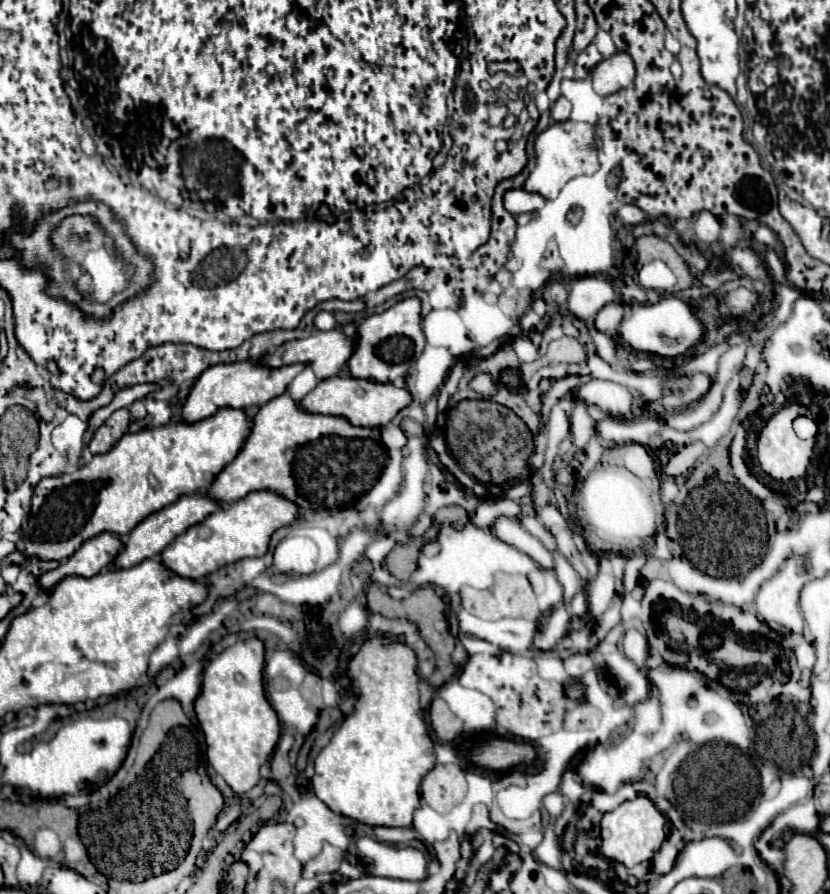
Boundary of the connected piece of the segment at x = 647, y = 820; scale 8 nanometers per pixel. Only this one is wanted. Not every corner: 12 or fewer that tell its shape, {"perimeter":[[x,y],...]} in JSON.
{"perimeter":[[644,795],[602,815],[602,853],[634,867],[662,847],[666,817]]}

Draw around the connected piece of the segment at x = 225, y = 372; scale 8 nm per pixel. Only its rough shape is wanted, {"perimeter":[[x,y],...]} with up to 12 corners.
{"perimeter":[[214,365],[182,405],[198,423],[224,407],[250,409],[284,393],[304,369]]}

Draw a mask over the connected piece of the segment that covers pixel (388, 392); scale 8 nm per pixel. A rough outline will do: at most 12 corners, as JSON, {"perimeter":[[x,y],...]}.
{"perimeter":[[350,375],[318,383],[300,407],[384,427],[410,403],[392,383]]}

